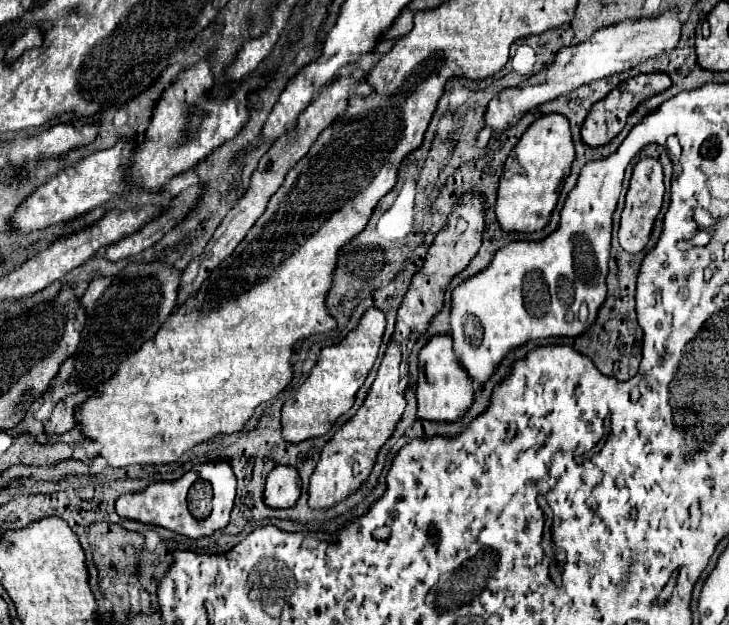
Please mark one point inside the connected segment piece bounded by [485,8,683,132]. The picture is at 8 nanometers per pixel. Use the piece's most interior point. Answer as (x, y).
(613, 49)

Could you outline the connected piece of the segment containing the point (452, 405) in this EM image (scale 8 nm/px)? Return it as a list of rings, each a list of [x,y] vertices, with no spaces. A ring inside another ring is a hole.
[[[451,336],[429,340],[419,354],[419,382],[417,382],[417,418],[429,422],[457,422],[465,416],[473,402],[473,388],[457,360],[453,358]]]

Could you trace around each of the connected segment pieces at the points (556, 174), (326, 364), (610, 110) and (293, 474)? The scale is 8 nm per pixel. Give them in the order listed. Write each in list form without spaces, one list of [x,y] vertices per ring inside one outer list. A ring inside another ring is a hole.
[[[547,114],[535,120],[525,130],[517,146],[511,150],[503,166],[495,202],[495,216],[501,230],[503,232],[543,230],[551,220],[551,214],[559,200],[563,178],[569,174],[573,160],[575,148],[571,142],[569,120],[561,118],[561,114]]]
[[[369,308],[361,318],[359,326],[351,330],[339,344],[321,350],[317,366],[311,370],[309,378],[297,390],[295,398],[283,404],[283,438],[287,442],[299,444],[303,440],[323,436],[331,430],[341,414],[345,414],[353,402],[357,390],[363,386],[373,362],[377,358],[381,340],[385,332],[385,314],[377,308]]]
[[[617,88],[615,92],[611,90],[587,114],[581,128],[581,140],[591,148],[605,146],[625,128],[629,116],[631,114],[621,114],[621,88]]]
[[[275,466],[263,490],[263,502],[271,508],[291,508],[295,506],[301,494],[301,478],[299,472],[291,466]]]

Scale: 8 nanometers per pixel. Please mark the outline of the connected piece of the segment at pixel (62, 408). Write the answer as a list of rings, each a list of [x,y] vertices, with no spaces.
[[[65,396],[63,400],[59,400],[53,408],[51,418],[43,420],[43,432],[47,436],[55,436],[75,428],[75,408],[77,408],[77,396]]]

